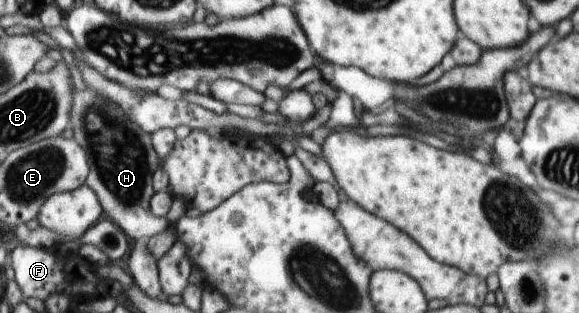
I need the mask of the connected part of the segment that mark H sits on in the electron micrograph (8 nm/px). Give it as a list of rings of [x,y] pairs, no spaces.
[[[86,83],[83,86],[83,90],[72,87],[74,99],[71,102],[74,107],[68,128],[72,130],[72,138],[88,153],[88,187],[98,196],[105,217],[117,225],[130,242],[144,243],[150,236],[162,233],[168,225],[164,216],[152,215],[149,208],[149,199],[153,194],[152,173],[160,165],[150,133],[144,133],[136,123],[132,123],[120,107],[90,91]]]

